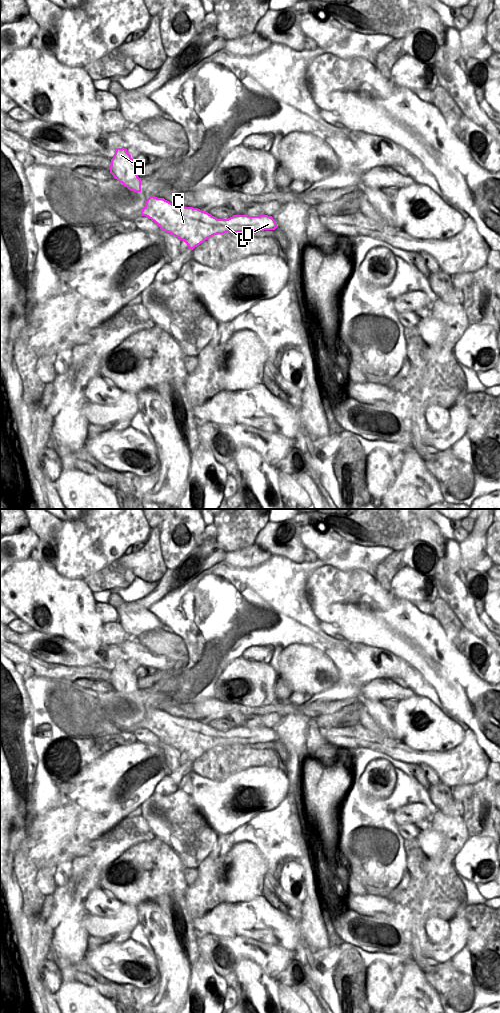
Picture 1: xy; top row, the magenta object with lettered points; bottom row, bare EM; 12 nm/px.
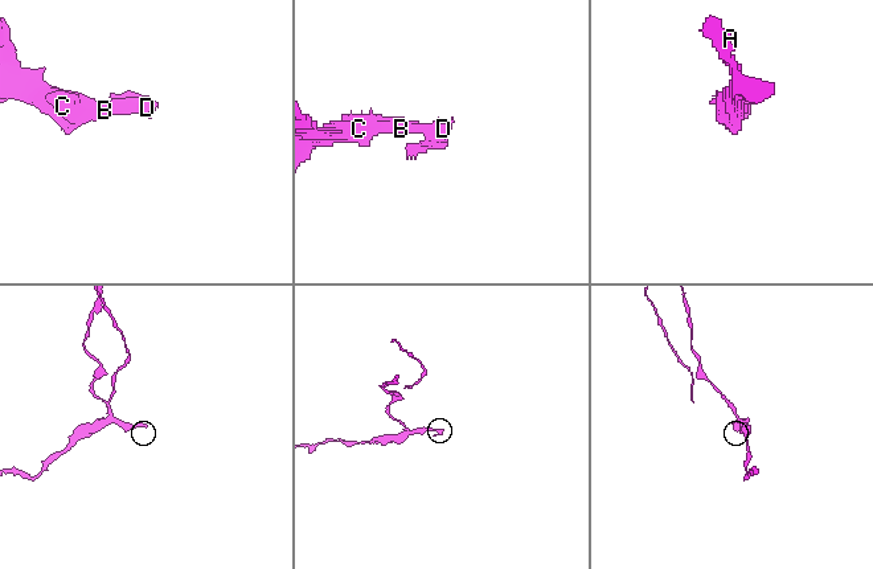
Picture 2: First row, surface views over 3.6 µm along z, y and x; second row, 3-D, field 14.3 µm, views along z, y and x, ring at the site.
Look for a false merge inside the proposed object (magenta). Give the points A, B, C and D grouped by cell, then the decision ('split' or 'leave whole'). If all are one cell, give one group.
groups A / B C D; split

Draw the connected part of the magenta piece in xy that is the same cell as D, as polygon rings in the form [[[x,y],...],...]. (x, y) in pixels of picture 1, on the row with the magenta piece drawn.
[[[155,196],[147,199],[141,216],[154,221],[162,231],[183,240],[191,250],[217,234],[277,228],[272,216],[233,215],[228,219],[218,219],[198,208],[178,206]]]

